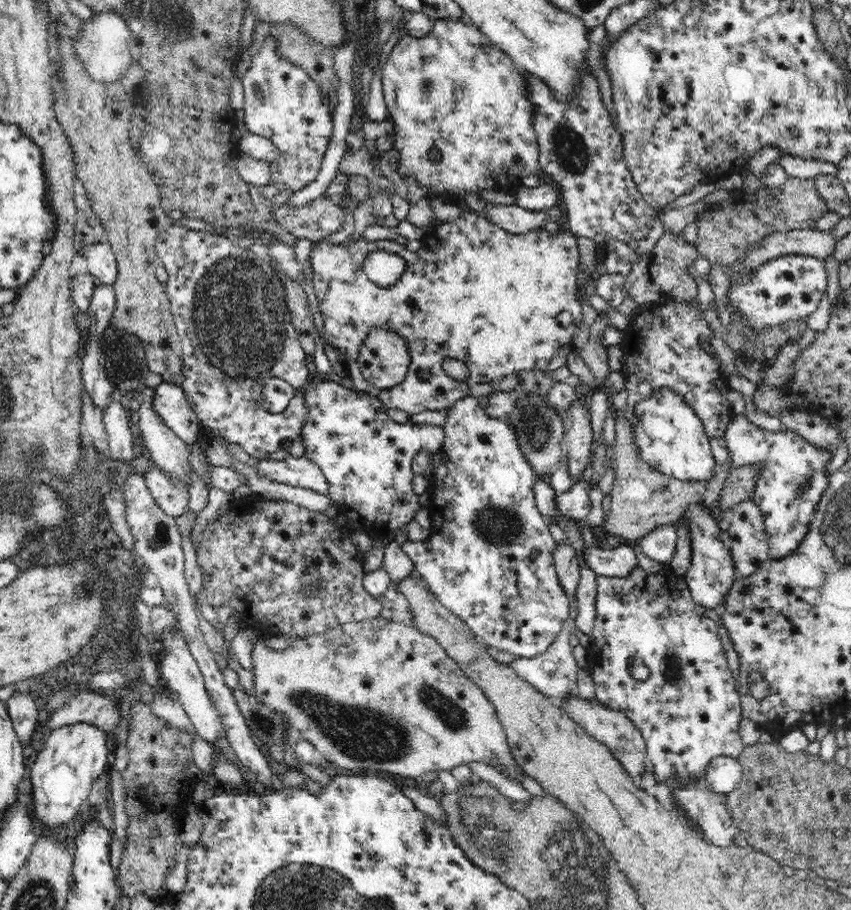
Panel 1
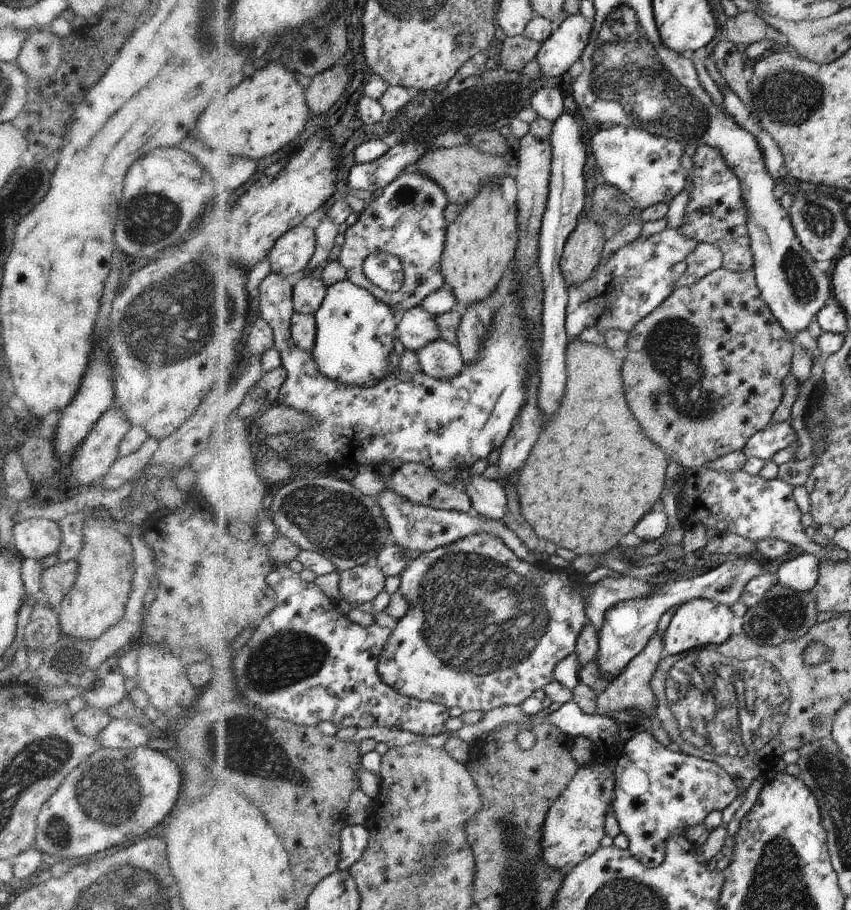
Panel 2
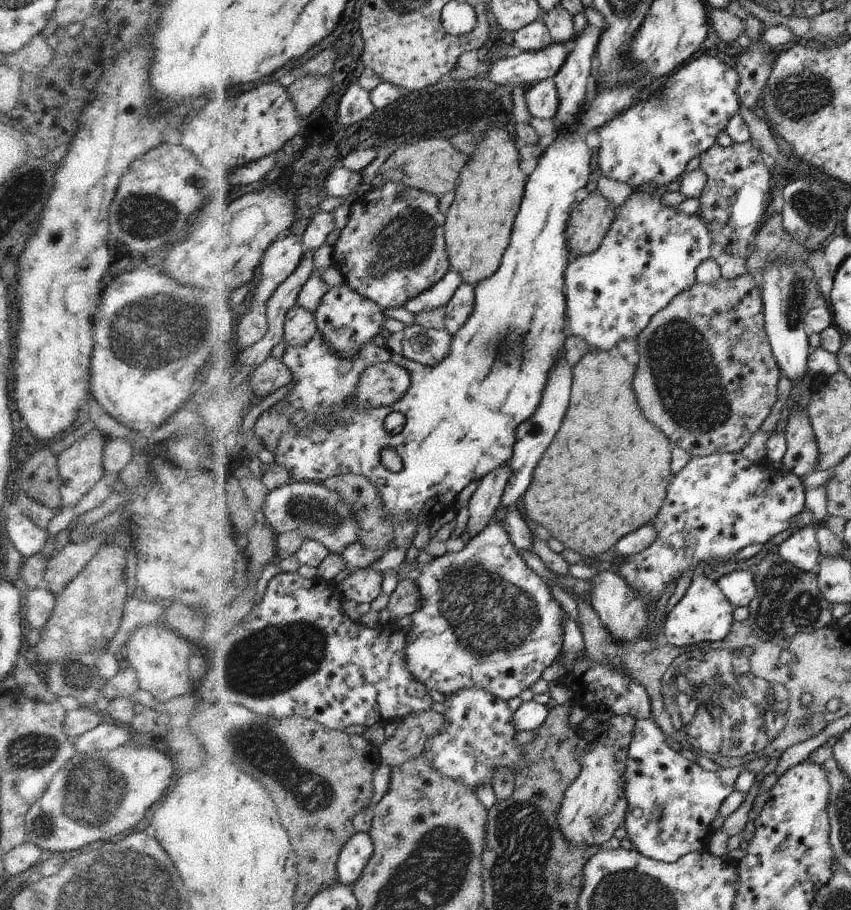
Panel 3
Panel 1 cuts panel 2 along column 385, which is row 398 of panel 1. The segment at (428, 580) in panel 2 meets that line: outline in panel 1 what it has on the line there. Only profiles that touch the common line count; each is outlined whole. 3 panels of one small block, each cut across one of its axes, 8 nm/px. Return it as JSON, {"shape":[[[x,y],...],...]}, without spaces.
{"shape":[[[666,390],[640,402],[637,411],[640,422],[637,430],[633,431],[634,438],[640,453],[655,470],[686,483],[712,482],[718,462],[712,452],[711,438],[705,433],[702,421],[682,398]]]}

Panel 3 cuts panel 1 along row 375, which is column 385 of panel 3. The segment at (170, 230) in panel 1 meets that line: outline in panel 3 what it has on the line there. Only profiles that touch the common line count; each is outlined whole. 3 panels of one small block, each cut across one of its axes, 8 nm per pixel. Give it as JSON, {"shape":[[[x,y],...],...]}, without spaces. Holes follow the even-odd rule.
{"shape":[[[386,182],[386,186],[379,189],[373,187],[365,196],[354,201],[350,224],[343,229],[334,245],[332,265],[342,272],[348,285],[366,298],[378,302],[385,310],[404,308],[411,300],[434,288],[452,269],[447,241],[447,215],[440,208],[440,197],[404,182]],[[374,264],[384,264],[384,270],[376,274]]]}

